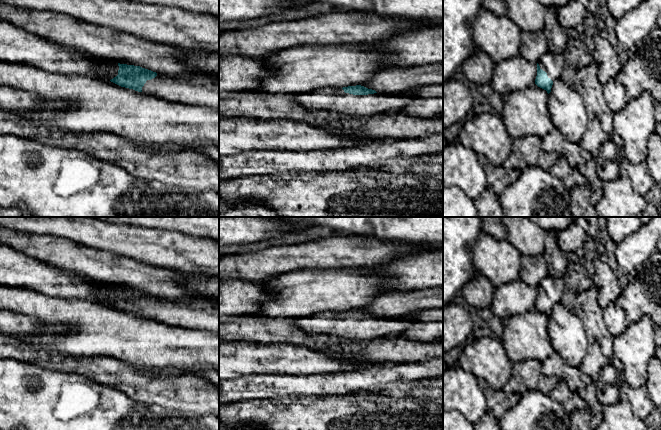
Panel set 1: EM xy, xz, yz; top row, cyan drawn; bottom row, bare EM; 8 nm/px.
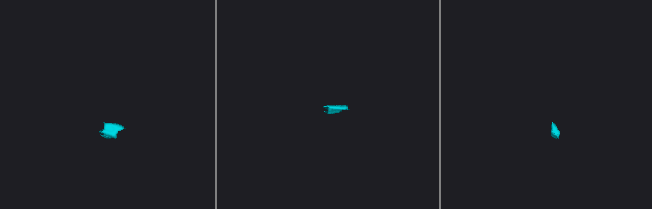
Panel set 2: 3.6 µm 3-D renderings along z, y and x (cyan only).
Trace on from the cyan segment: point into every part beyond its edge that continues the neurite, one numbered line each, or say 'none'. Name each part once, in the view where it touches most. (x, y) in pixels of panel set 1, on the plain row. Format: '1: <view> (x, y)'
1: xy (202, 314)
2: xz (335, 323)

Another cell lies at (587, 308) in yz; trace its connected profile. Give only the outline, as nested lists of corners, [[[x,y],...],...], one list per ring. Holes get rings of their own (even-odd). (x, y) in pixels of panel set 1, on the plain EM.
[[[595,286],[576,295],[575,312],[586,329],[590,340],[596,341],[603,354],[611,359],[614,356],[614,336],[607,329],[603,320],[603,309],[598,302],[598,292]]]

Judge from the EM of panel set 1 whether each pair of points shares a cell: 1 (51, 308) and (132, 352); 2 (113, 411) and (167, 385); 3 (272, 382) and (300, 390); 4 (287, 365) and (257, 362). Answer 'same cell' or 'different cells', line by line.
1: same cell
2: different cells
3: same cell
4: same cell

